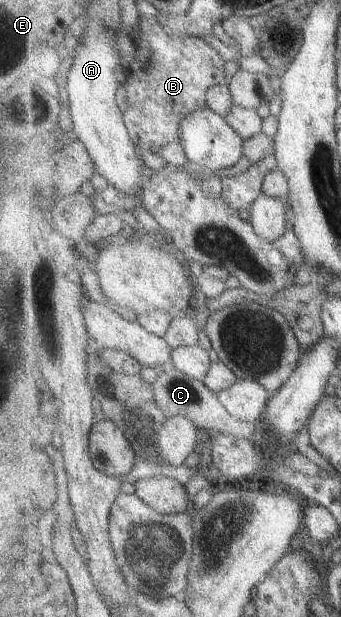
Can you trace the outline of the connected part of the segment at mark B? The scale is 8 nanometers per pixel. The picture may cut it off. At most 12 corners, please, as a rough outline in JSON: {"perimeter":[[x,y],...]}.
{"perimeter":[[140,16],[126,125],[150,156],[226,84],[198,36]]}

